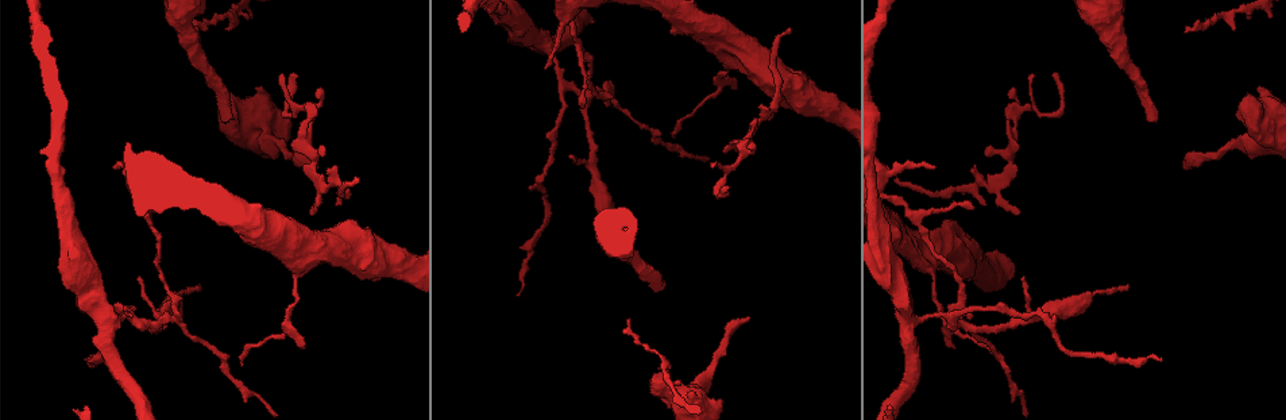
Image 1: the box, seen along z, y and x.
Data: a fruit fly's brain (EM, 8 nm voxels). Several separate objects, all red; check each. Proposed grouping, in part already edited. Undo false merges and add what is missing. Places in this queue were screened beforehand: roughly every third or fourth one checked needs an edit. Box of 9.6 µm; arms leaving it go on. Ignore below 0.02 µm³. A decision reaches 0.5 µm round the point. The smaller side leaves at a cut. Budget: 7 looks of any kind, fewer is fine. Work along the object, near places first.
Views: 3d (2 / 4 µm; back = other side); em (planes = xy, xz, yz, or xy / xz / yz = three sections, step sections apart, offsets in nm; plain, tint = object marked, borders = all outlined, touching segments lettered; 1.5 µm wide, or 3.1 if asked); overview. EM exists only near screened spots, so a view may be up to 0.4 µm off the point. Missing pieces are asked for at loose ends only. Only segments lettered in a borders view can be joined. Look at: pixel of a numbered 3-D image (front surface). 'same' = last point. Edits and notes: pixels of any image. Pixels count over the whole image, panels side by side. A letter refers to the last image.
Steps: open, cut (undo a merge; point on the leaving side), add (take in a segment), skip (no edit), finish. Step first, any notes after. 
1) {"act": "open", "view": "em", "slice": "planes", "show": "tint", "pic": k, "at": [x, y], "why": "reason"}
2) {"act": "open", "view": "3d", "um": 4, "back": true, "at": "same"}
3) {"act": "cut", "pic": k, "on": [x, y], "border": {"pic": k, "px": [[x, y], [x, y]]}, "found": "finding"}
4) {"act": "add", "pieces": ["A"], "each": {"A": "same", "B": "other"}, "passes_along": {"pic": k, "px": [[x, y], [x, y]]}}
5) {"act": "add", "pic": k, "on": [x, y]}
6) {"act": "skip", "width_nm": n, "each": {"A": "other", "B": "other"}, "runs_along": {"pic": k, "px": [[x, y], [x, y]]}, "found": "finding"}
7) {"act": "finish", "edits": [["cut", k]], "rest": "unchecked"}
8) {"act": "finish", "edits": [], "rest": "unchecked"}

{"act": "open", "view": "3d", "um": 2, "pic": 1, "at": [656, 292], "why": "branch stops here"}

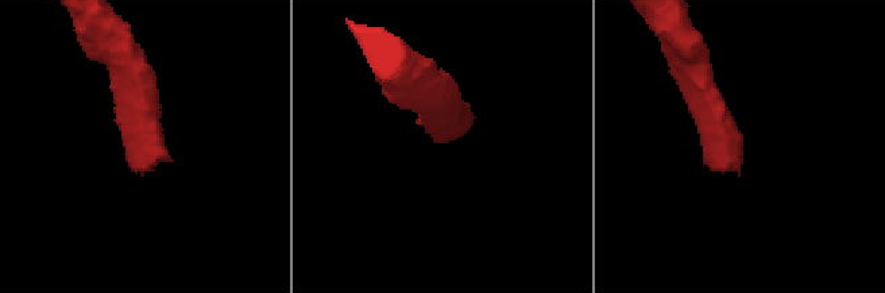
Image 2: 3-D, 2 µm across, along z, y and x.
{"act": "open", "view": "em", "slice": "yz", "step": 8, "show": "borders", "pic": 2, "at": [142, 174], "why": "now the EM"}

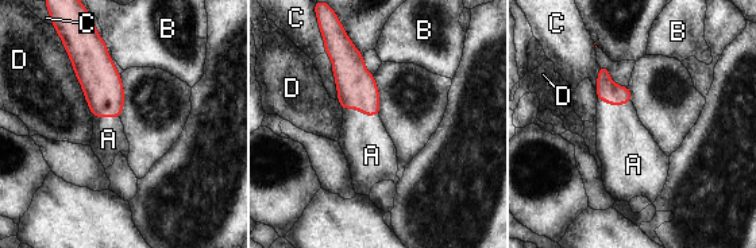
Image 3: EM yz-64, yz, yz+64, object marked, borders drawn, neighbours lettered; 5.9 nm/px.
{"act": "open", "view": "em", "slice": "planes", "show": "borders", "at": "same"}

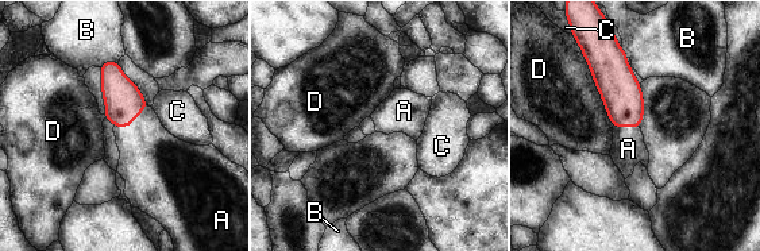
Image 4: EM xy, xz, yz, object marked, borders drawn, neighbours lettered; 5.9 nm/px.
{"act": "add", "pieces": ["A"], "width_nm": 200, "each": {"A": "same", "B": "other", "C": "other", "D": "other"}, "passes_along": {"pic": 4, "px": [[124, 101], [131, 123], [151, 159]]}, "found": "the cell continues"}

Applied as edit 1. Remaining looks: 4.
{"act": "open", "view": "overview"}

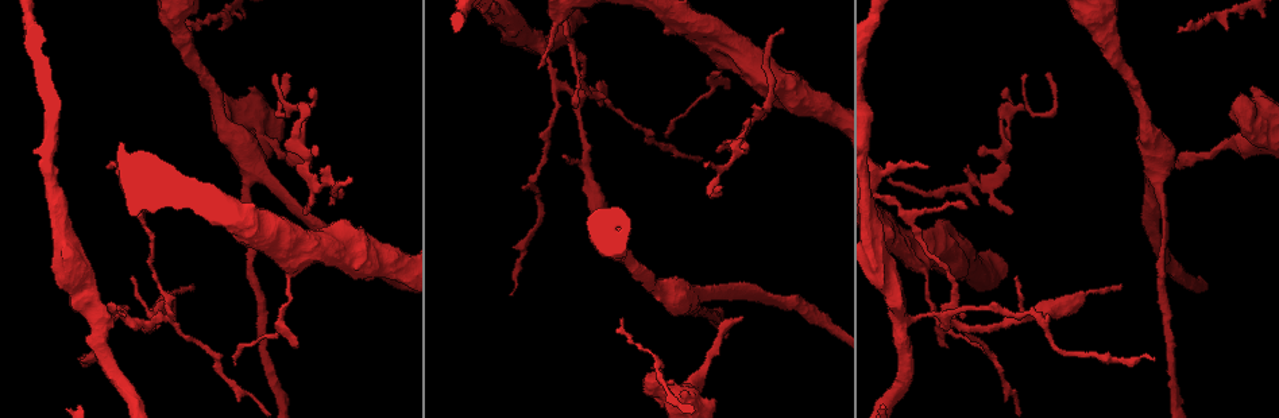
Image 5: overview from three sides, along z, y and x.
{"act": "open", "view": "3d", "um": 4, "pic": 5, "at": [312, 167], "why": "an open end"}

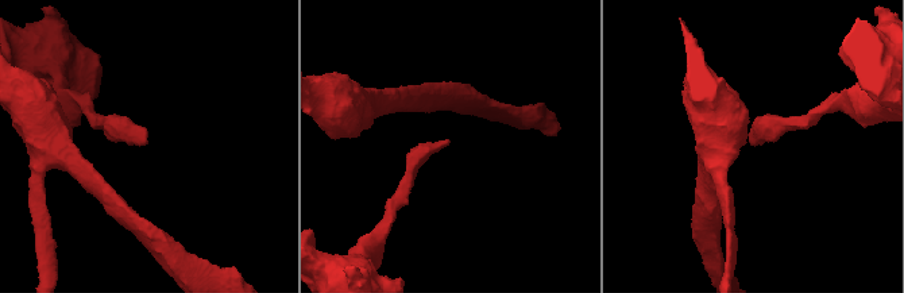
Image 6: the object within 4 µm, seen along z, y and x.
{"act": "open", "view": "em", "slice": "xz", "step": 4, "show": "tint", "pic": 6, "at": [754, 146]}

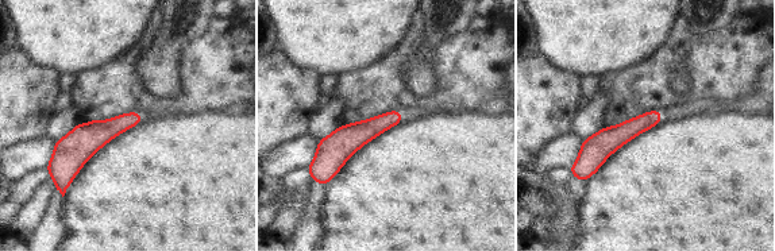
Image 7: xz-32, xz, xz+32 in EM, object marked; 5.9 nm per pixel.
{"act": "open", "view": "em", "slice": "planes", "show": "borders", "at": "same", "why": "cut it another way"}

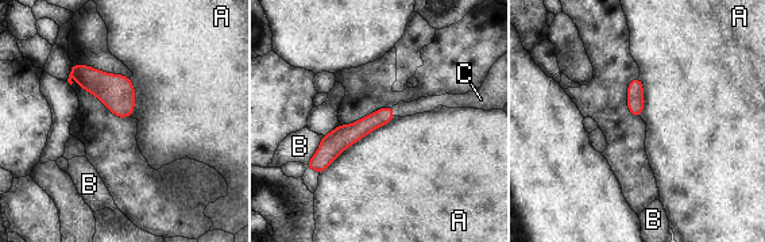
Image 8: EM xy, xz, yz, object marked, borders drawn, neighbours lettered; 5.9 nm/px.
{"act": "add", "pieces": ["C"], "width_nm": 110, "each": {"A": "other", "B": "other", "C": "same"}, "passes_along": {"pic": 8, "px": [[362, 127], [393, 111], [425, 104]]}, "found": "it goes on there"}

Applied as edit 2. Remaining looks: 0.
{"act": "finish", "edits": [["add", 4], ["add", 8]], "rest": "unchecked"}

